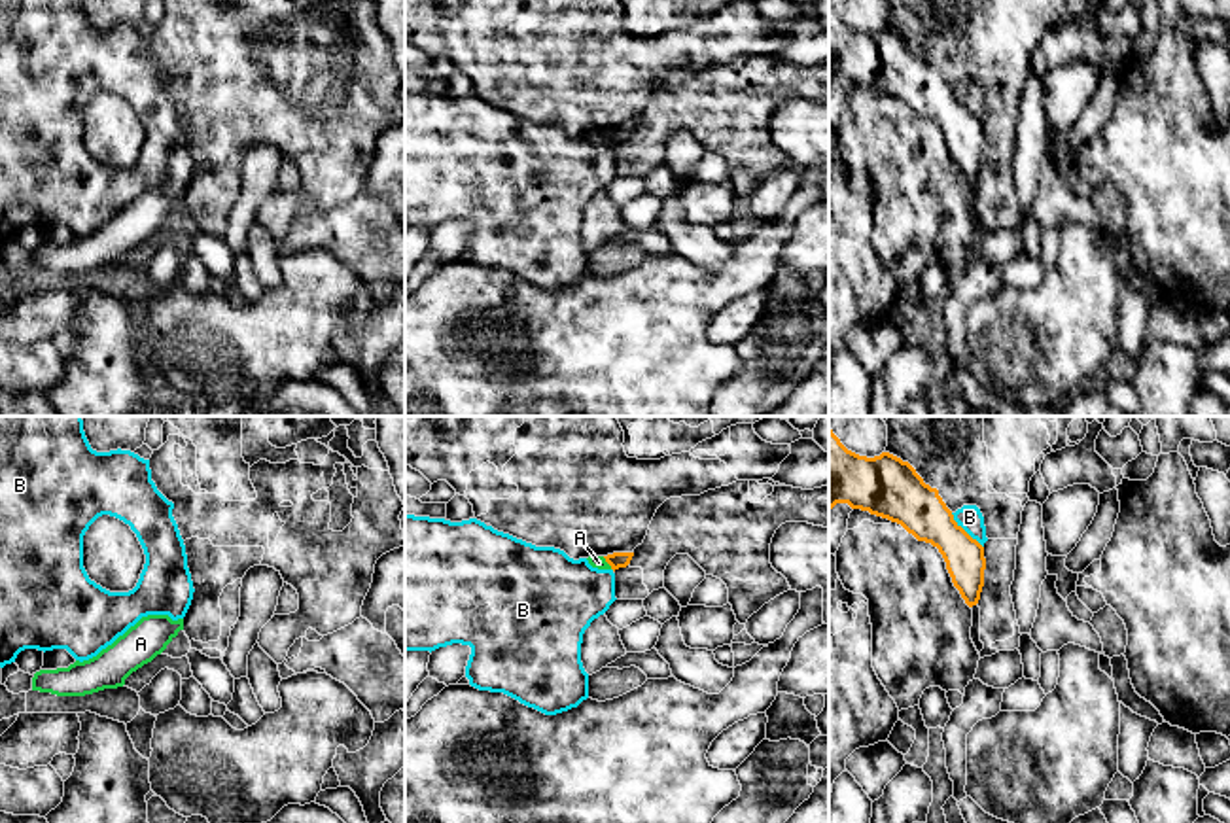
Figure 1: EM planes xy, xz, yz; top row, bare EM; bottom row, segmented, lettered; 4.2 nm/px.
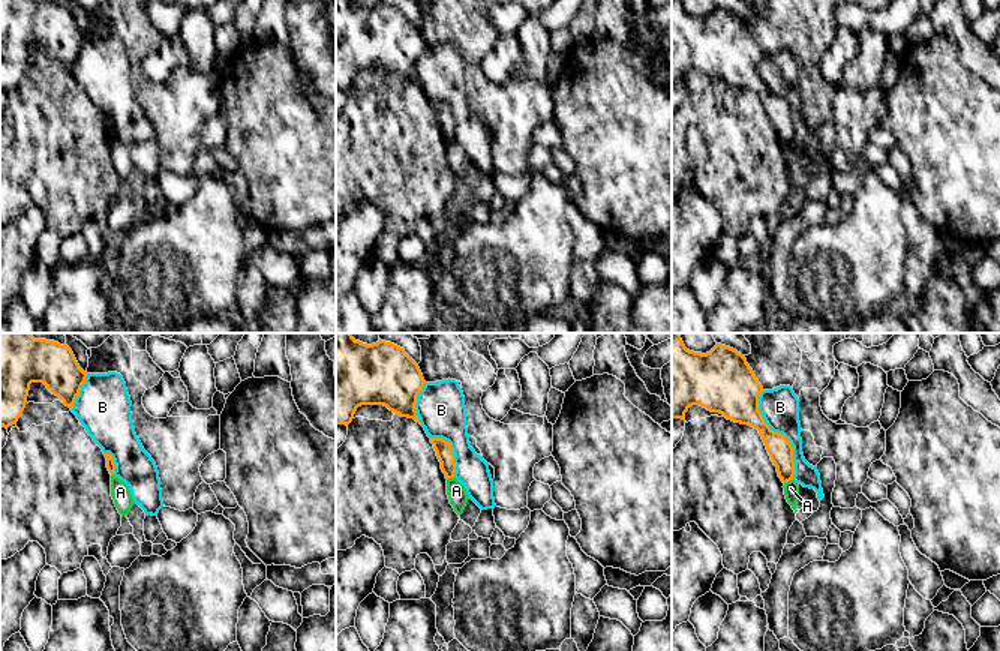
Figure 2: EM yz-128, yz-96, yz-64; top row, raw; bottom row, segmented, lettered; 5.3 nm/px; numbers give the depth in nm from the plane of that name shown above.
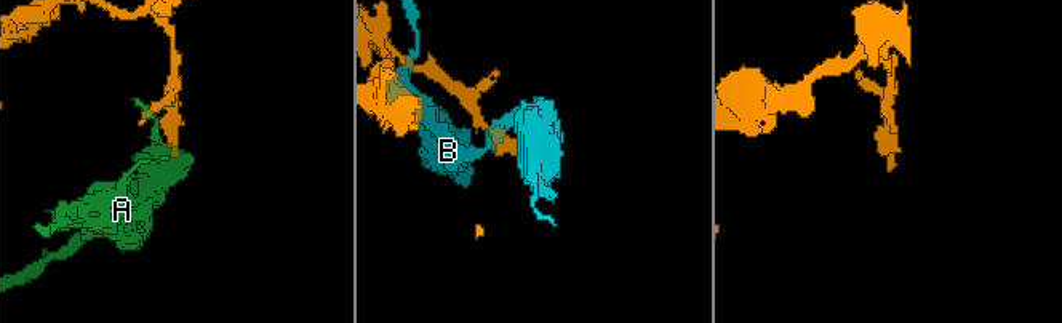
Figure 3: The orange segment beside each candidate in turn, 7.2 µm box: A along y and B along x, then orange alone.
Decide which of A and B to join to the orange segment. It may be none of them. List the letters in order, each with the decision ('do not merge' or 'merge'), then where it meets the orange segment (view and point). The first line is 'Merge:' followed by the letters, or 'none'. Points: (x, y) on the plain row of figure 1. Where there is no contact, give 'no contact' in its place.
Merge: none
A: do not merge; meets orange in xz at (606, 137)
B: do not merge; meets orange in yz at (964, 106)

